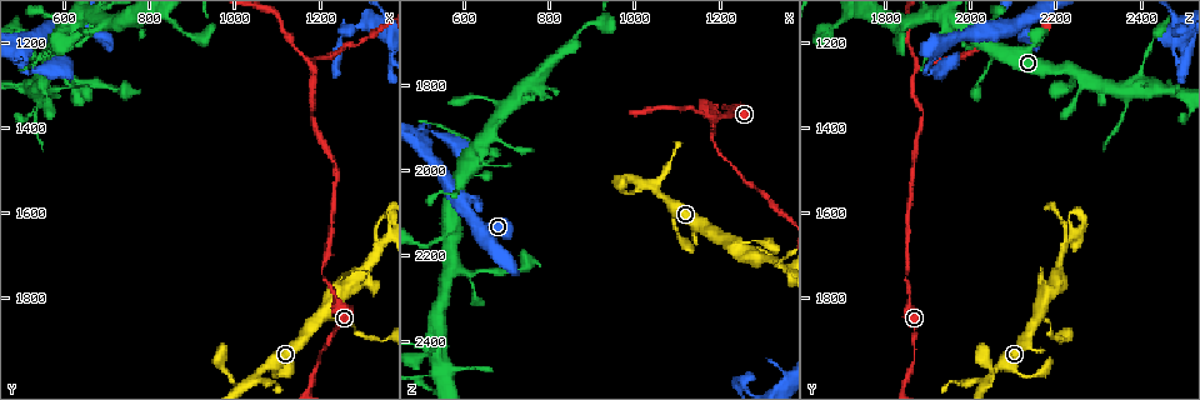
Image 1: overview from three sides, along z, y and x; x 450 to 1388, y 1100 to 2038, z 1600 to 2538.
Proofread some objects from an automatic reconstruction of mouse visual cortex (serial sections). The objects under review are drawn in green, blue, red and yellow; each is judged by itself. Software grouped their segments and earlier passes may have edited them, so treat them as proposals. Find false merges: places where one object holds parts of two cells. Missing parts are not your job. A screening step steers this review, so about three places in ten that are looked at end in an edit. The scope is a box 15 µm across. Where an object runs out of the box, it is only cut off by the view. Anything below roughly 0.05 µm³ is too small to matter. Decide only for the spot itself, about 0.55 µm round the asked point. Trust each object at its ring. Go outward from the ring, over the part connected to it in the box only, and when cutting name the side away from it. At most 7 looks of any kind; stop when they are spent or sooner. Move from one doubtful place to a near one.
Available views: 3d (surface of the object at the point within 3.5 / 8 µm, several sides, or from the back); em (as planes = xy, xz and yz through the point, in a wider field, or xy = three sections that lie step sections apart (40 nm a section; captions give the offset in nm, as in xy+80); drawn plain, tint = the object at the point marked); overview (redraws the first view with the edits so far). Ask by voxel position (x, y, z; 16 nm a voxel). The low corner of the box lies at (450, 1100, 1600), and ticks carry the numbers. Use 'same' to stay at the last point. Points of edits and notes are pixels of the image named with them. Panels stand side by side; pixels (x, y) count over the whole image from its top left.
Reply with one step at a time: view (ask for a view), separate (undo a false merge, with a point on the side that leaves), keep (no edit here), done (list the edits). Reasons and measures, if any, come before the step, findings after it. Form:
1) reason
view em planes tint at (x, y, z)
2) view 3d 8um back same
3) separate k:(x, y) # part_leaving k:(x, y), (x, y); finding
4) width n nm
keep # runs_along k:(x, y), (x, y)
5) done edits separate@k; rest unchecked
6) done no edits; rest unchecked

abrupt turn
view 3d 3.5um at (520, 1255, 1910)

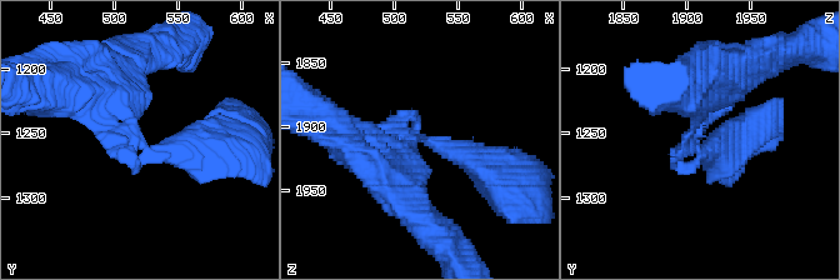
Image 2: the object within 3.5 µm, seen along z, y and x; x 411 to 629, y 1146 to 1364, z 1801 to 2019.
arm_widths 400, 400 nm; need the tissue
view em xy step 5 tint at (522, 1260, 1910)

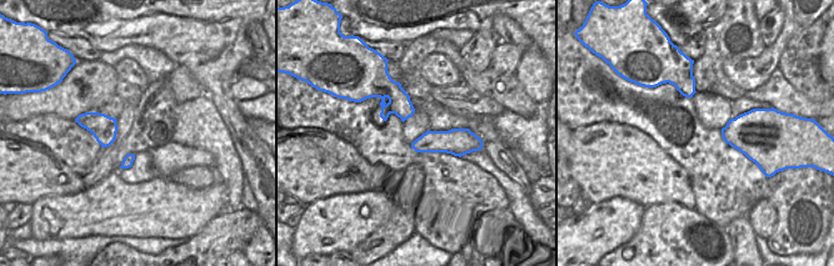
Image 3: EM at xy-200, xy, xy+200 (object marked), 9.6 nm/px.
keep # all the same cell

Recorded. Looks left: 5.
three arms meet
view 3d 8um at (1185, 1260, 1880)

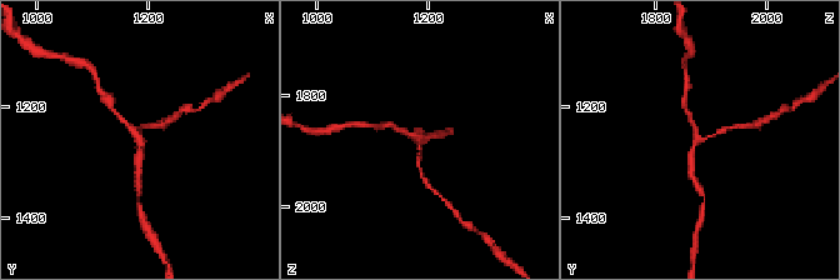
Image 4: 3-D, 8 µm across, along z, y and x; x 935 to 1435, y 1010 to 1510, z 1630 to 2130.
arms 3; arm_widths 150, 150, 150 nm; shape alone is not enough
view em planes tint at (1190, 1260, 1875)

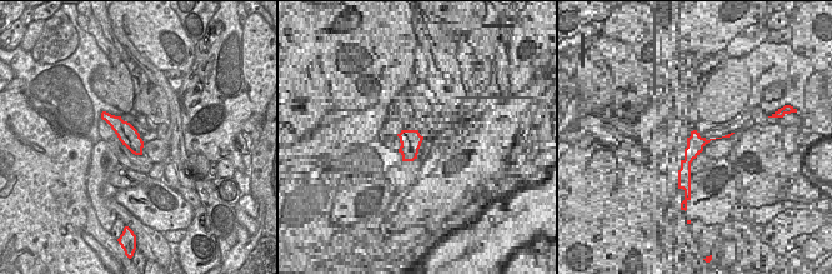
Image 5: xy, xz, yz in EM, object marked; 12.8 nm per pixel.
keep # runs_along 4:(691, 175), (695, 143), (728, 128); all the same cell

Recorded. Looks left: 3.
two arms in line, one across
view 3d 8um at (1215, 1830, 2165)

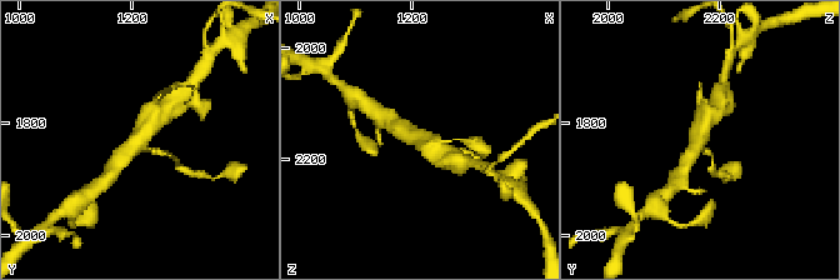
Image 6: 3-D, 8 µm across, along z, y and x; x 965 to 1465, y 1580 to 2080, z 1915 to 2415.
view 3d 3.5um at (1215, 1825, 2160)

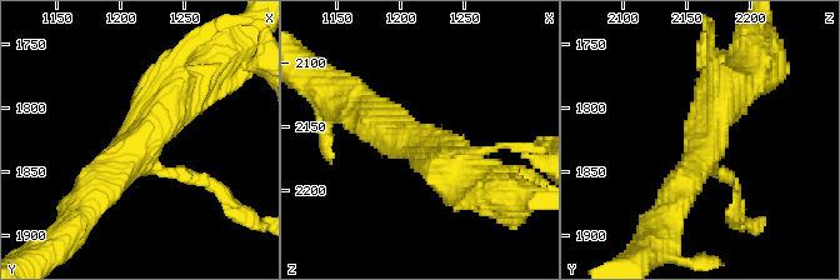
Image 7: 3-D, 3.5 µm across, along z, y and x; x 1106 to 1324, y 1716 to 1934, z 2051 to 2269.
arms 3
keep # runs_along 7:(80, 208), (184, 85); all the same cell

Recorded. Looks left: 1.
done no edits; rest unchecked

